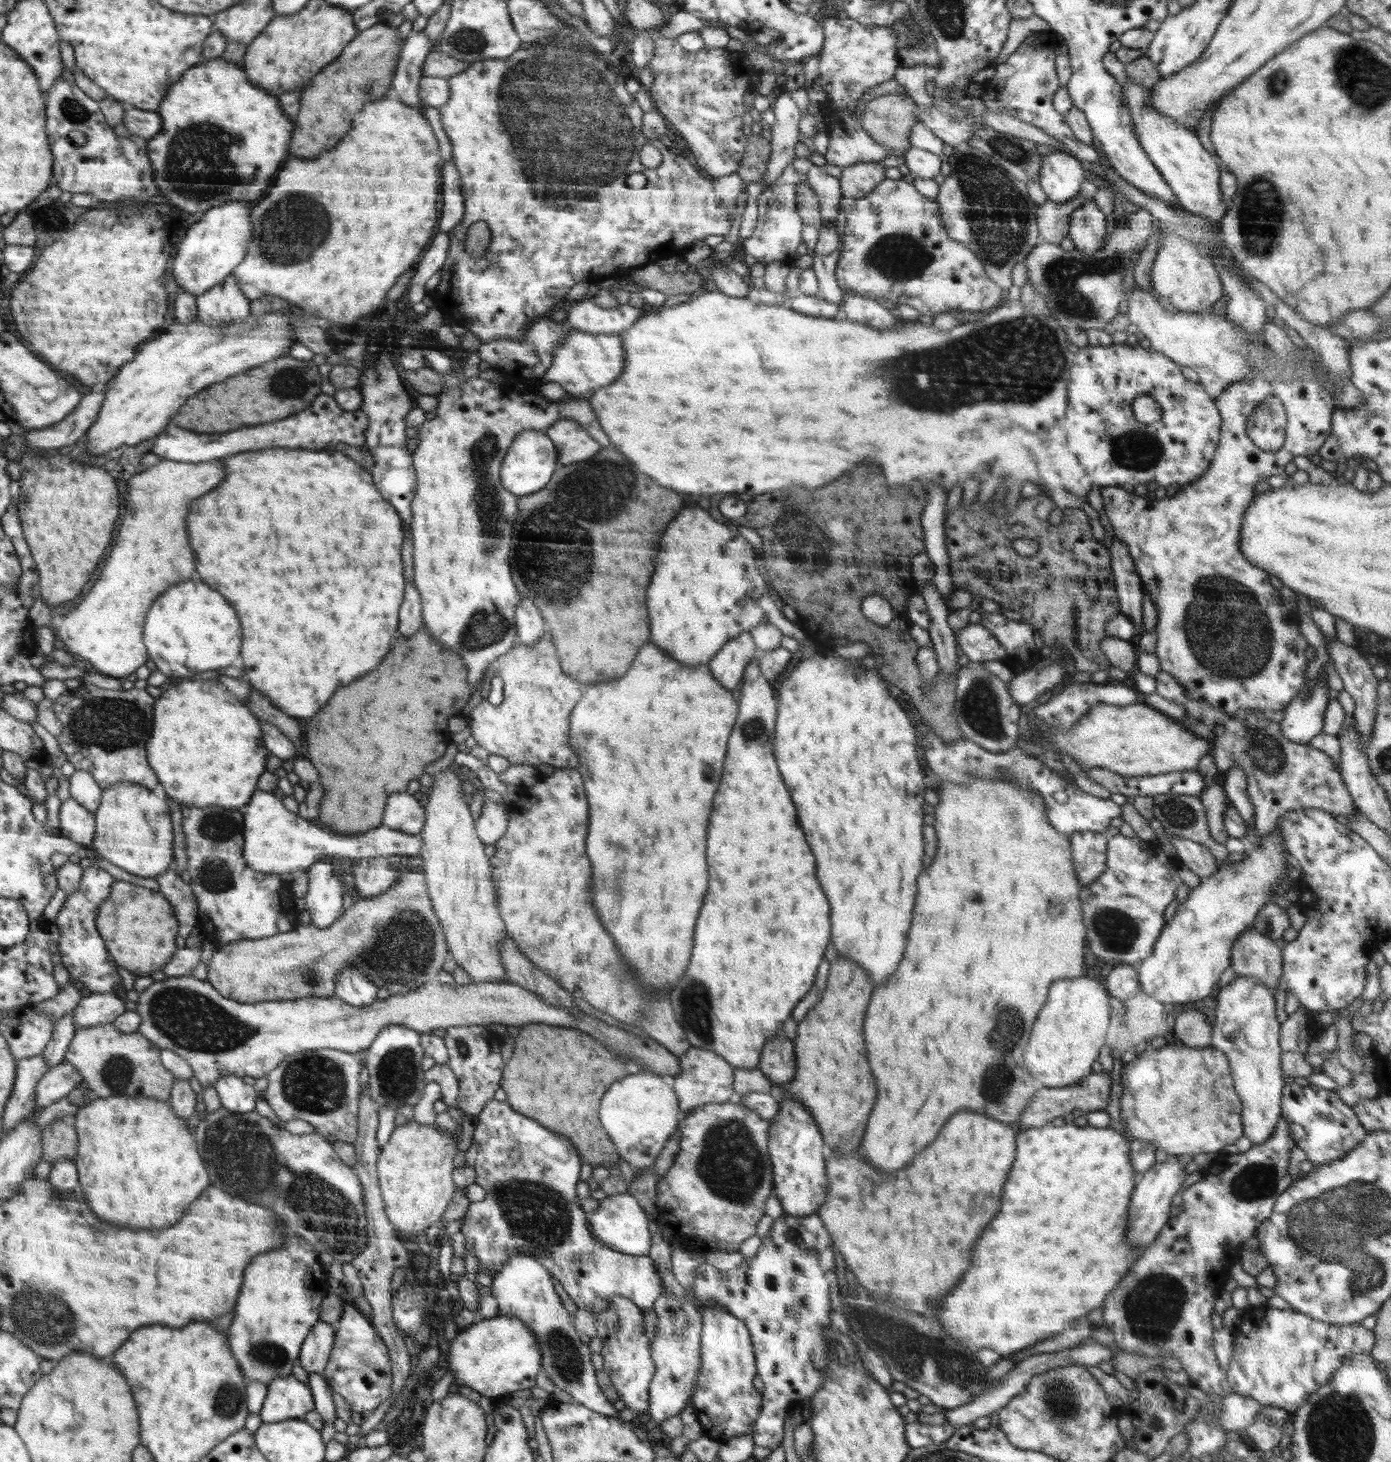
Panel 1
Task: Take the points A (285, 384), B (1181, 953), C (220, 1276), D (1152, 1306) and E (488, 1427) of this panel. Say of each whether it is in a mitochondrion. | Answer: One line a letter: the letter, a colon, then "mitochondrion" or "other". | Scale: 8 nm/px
A: mitochondrion
B: other
C: other
D: mitochondrion
E: other

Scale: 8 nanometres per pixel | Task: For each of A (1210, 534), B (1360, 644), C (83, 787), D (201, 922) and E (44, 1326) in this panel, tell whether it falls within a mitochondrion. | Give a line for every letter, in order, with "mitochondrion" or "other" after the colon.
A: other
B: other
C: other
D: other
E: mitochondrion

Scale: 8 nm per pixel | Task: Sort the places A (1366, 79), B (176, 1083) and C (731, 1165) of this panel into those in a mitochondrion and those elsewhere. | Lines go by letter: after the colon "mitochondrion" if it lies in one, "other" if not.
A: mitochondrion
B: other
C: mitochondrion

